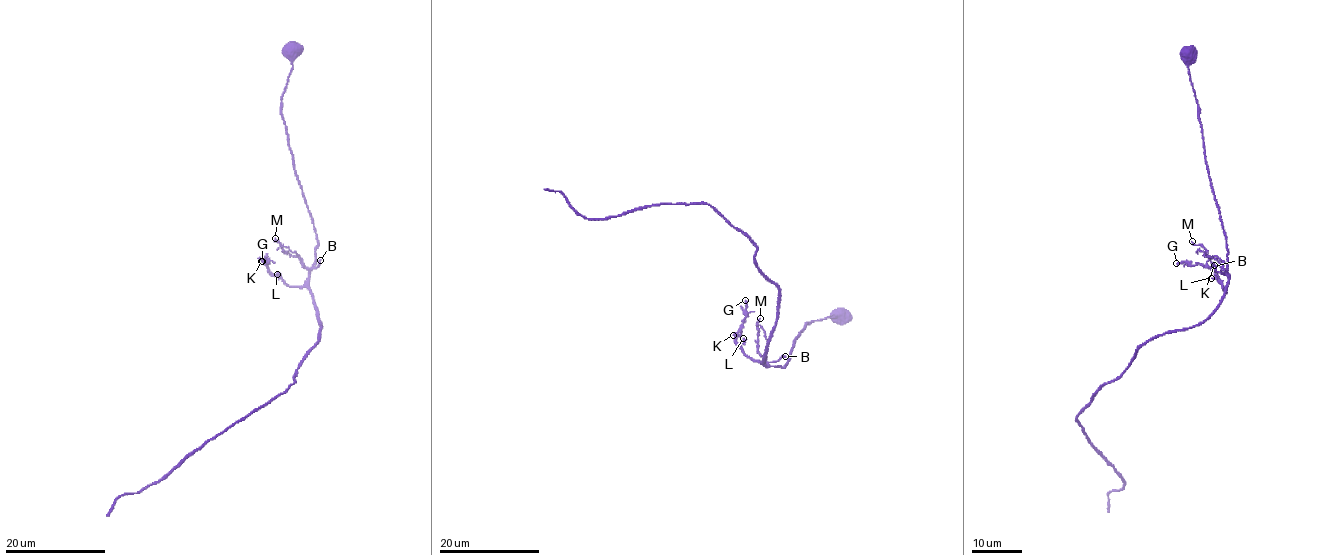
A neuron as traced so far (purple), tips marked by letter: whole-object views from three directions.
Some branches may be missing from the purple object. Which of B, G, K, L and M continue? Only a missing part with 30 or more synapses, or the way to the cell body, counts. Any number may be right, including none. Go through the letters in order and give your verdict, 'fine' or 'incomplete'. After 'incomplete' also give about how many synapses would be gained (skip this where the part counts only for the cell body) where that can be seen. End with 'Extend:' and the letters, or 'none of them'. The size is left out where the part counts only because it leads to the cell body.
B: fine
G: fine
K: fine
L: fine
M: fine
Extend: none of them

